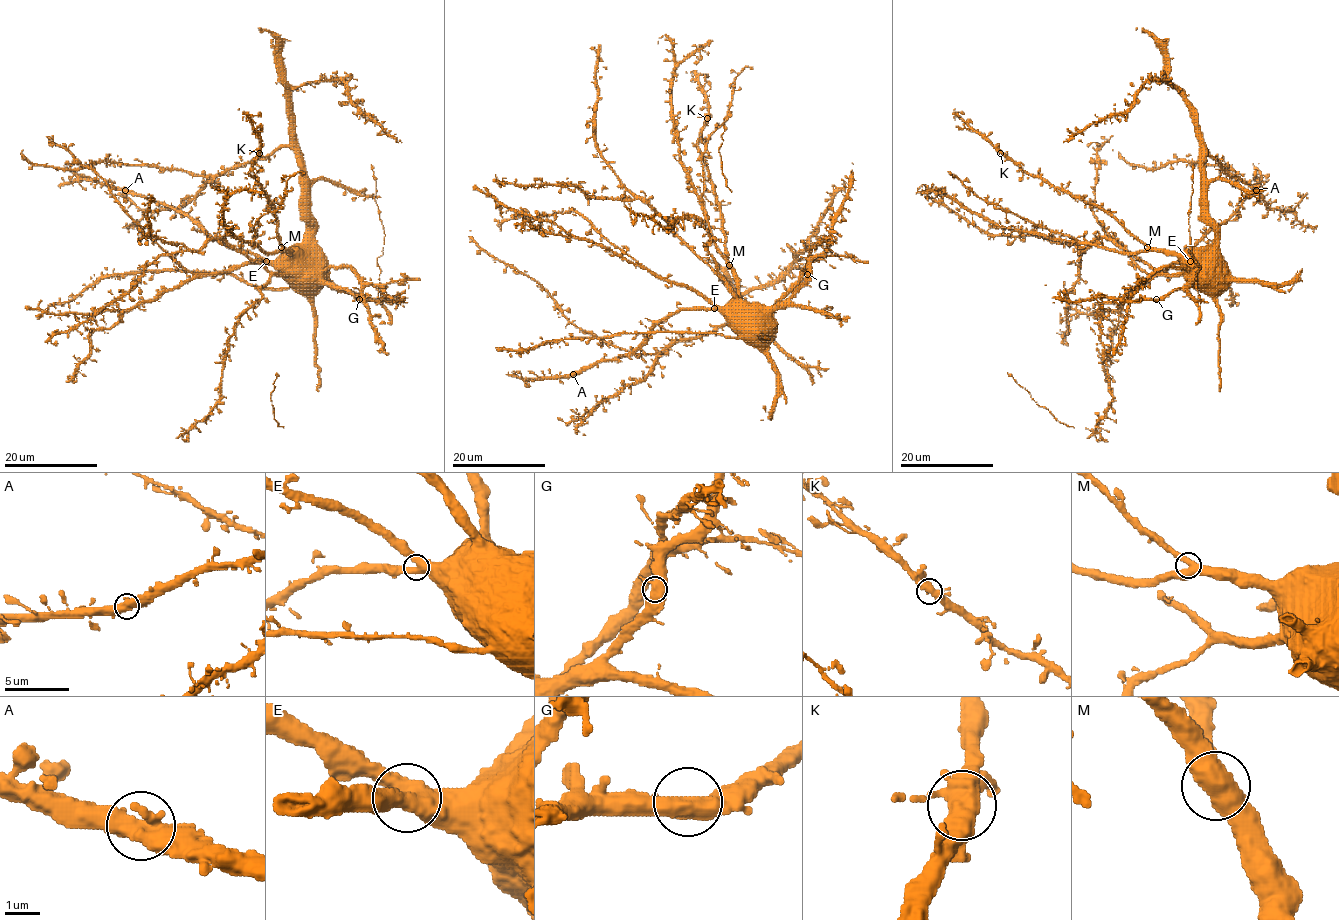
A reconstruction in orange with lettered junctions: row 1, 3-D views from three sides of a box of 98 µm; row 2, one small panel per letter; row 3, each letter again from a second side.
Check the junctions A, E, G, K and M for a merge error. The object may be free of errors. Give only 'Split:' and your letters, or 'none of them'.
Split: none of them

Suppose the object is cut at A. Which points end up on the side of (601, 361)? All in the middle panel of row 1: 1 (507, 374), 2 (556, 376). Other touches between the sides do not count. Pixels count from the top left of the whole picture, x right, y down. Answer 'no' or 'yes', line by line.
1: no
2: no

